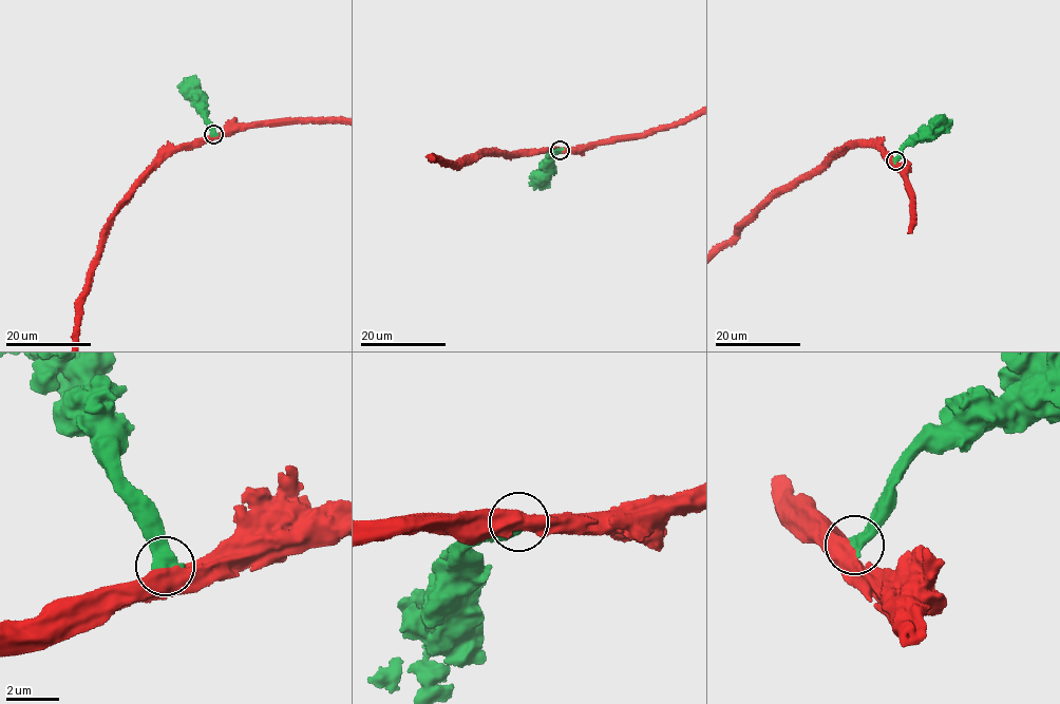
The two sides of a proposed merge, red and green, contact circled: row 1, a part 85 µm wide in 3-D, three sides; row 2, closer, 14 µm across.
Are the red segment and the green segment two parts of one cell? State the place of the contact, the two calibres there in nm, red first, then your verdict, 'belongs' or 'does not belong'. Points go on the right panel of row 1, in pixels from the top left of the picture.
at (895, 160); 500 nm thick on the red side, 500 nm on the other; belongs

